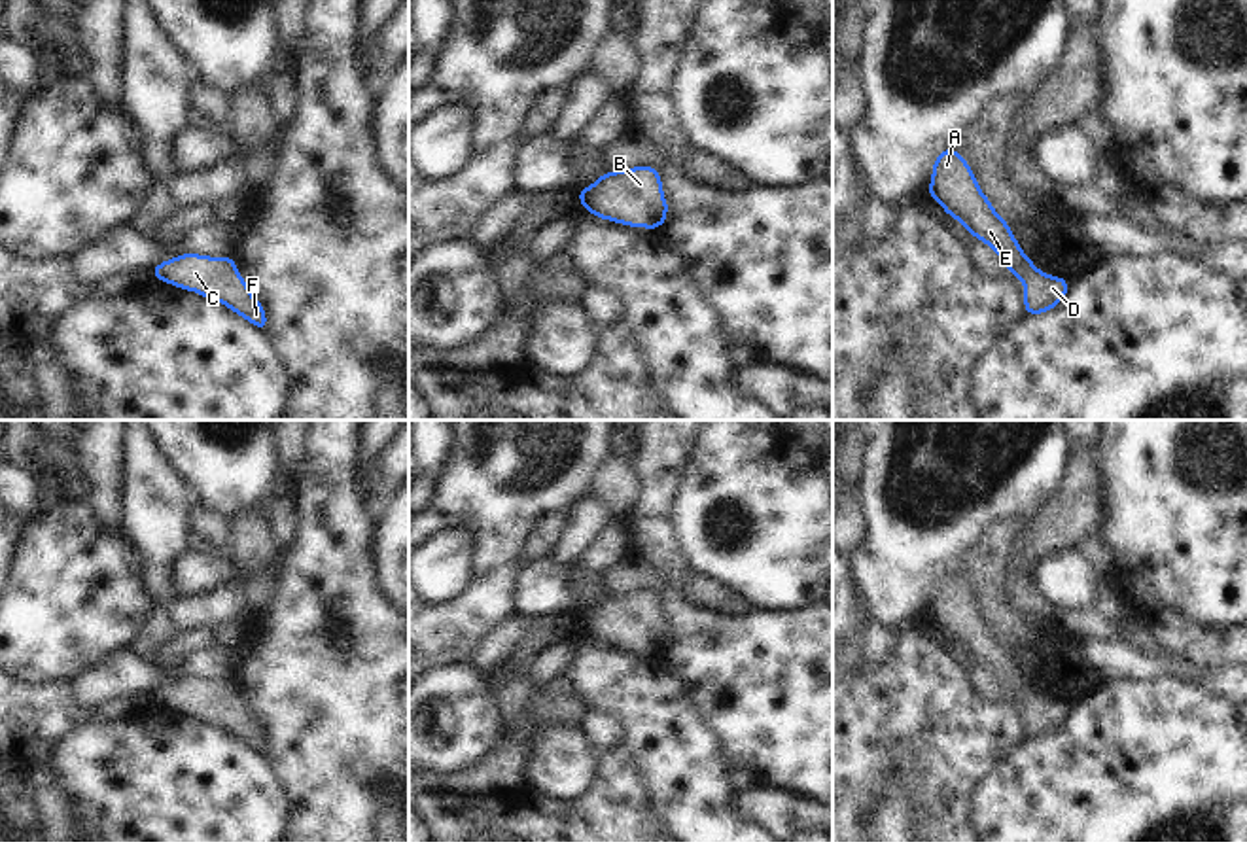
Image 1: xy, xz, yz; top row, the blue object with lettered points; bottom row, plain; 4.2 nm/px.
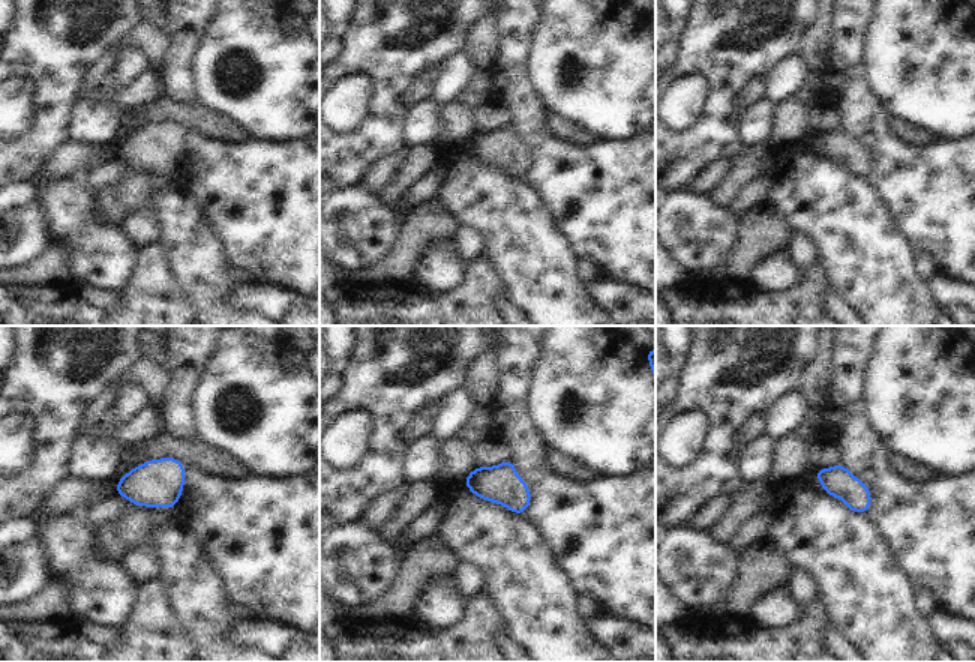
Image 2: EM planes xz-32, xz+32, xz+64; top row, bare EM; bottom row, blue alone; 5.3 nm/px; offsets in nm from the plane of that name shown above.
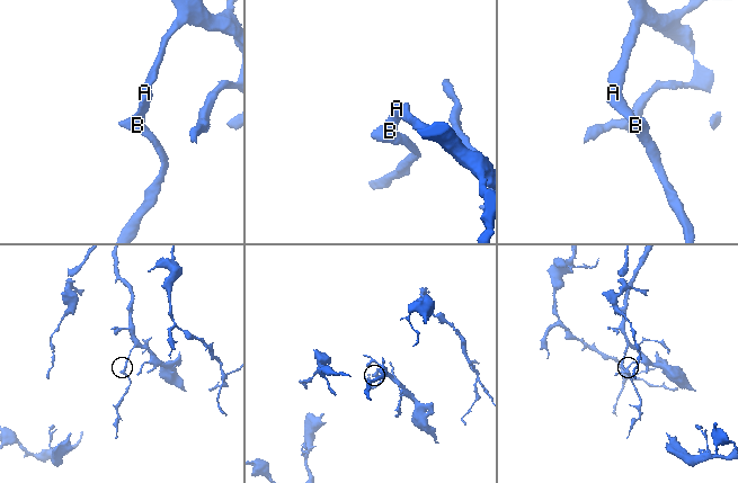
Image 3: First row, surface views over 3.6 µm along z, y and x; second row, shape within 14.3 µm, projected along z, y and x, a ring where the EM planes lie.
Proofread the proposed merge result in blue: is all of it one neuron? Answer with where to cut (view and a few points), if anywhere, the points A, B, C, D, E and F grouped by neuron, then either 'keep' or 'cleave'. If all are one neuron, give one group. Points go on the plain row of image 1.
no cut | A B C D E F | keep

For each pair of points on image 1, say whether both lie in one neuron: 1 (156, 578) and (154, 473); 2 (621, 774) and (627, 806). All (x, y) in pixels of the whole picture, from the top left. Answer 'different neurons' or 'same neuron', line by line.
1: same neuron
2: same neuron

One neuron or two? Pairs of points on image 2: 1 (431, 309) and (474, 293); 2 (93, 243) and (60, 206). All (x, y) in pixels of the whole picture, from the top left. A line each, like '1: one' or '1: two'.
1: one
2: one

